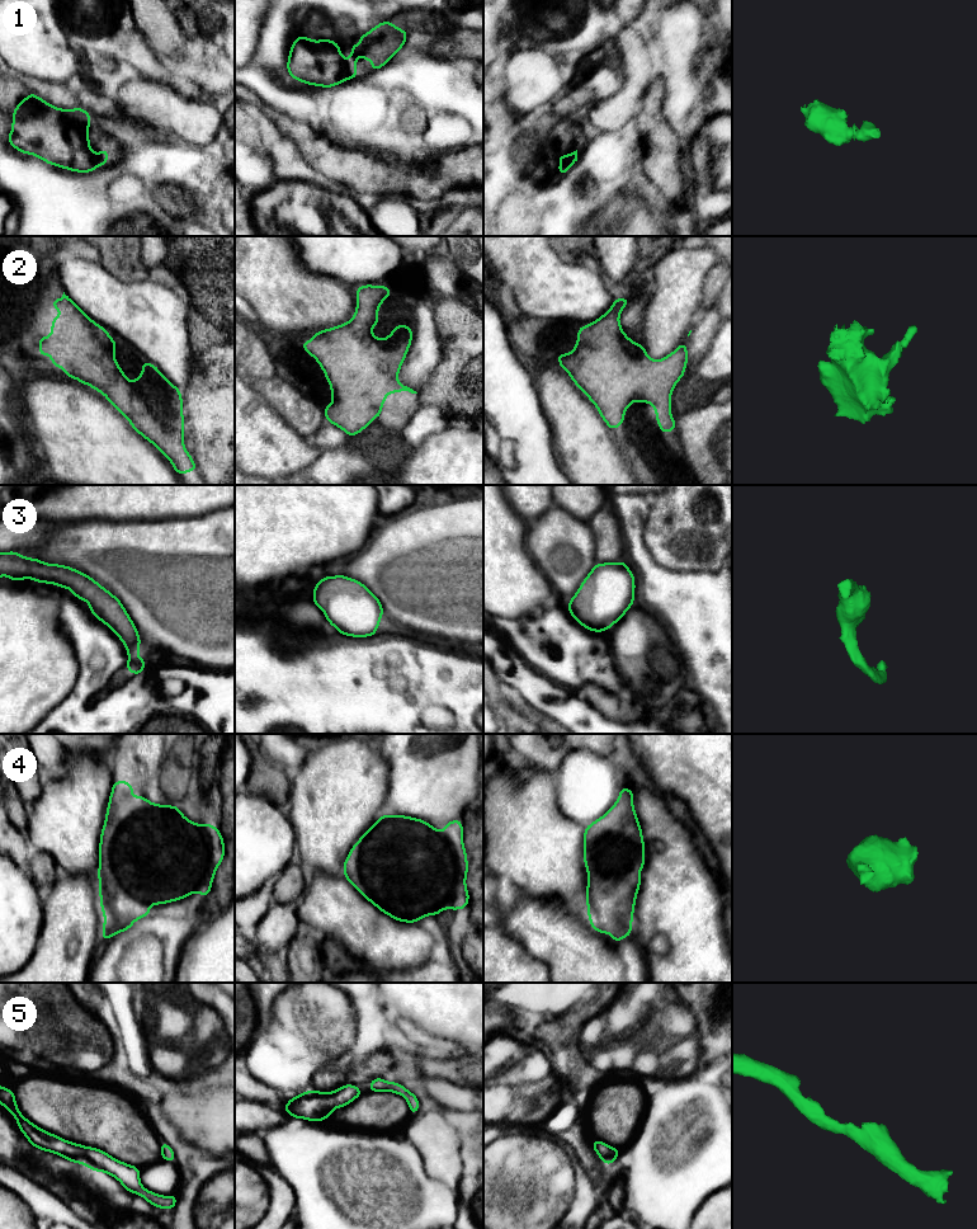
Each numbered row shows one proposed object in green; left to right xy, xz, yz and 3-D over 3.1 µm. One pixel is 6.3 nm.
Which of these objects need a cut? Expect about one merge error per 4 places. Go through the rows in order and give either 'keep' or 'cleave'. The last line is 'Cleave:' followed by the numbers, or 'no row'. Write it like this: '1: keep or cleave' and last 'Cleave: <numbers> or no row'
1: keep
2: keep
3: keep
4: keep
5: keep
Cleave: no row

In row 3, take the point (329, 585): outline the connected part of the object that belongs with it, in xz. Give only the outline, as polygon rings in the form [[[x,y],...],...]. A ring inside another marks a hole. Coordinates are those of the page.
[[[343,574],[317,581],[311,601],[343,636],[374,636],[383,616],[381,601],[364,584]]]

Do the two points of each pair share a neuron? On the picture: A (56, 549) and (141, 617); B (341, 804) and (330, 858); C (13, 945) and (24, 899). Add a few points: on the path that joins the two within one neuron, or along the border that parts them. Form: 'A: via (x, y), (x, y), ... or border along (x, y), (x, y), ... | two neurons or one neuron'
A: via (79, 551), (123, 594) | one neuron
B: via (330, 818), (330, 844) | one neuron
C: via (13, 933), (13, 910) | one neuron

